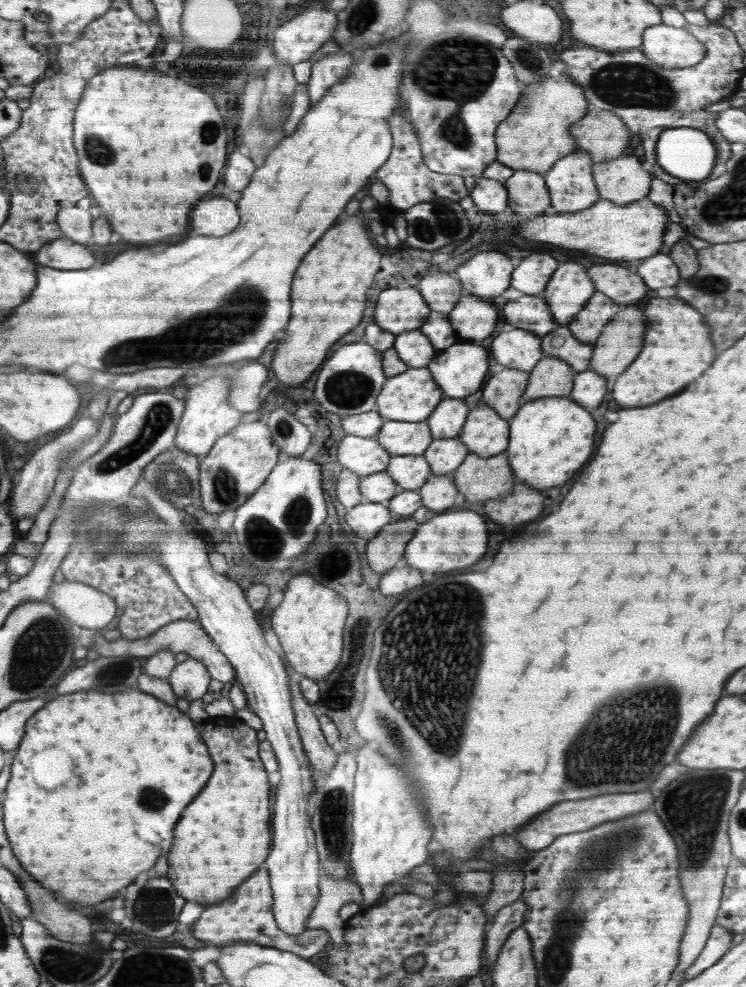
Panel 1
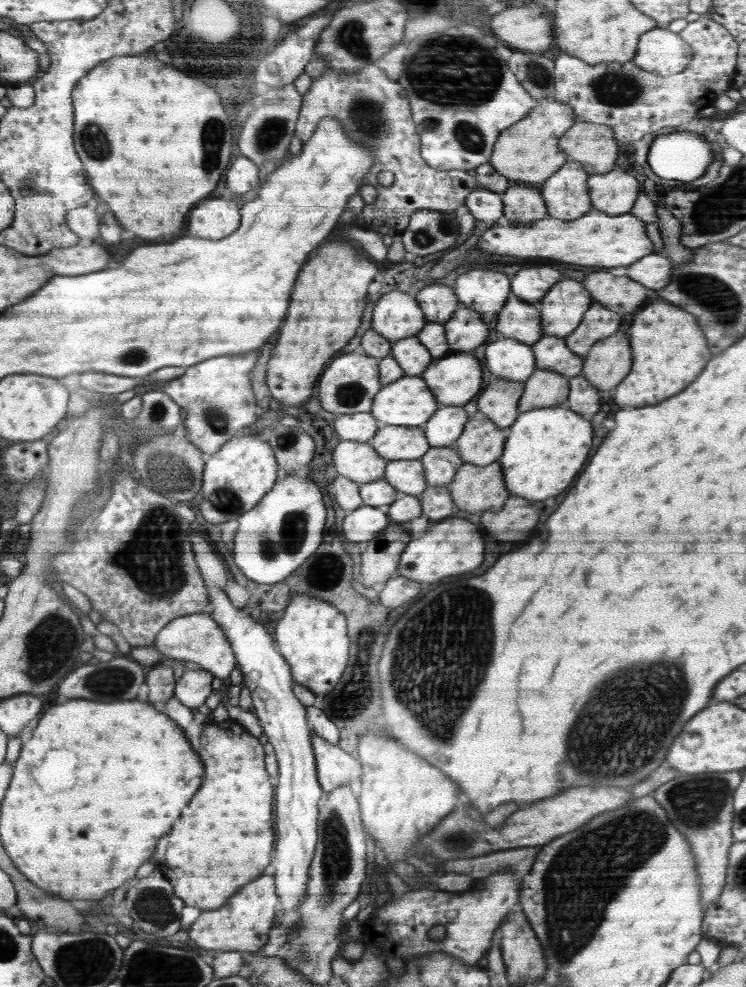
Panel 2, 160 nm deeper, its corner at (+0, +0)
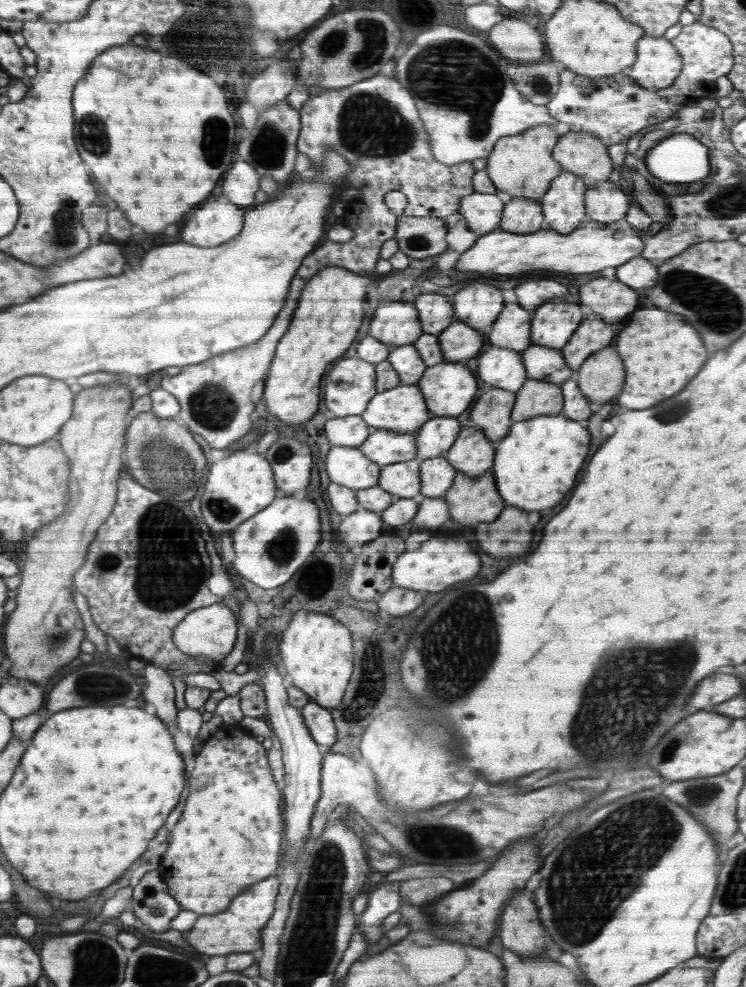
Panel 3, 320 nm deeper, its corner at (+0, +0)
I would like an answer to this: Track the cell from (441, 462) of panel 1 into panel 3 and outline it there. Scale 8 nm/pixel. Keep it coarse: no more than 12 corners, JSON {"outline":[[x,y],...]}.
{"outline":[[444,455],[419,463],[418,504],[452,486],[457,470]]}

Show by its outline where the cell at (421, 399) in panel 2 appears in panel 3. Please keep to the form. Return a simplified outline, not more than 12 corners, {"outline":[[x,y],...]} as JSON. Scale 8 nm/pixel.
{"outline":[[417,384],[377,392],[359,417],[416,435],[432,415]]}

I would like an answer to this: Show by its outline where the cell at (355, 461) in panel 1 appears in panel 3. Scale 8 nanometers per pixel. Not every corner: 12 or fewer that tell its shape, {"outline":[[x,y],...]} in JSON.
{"outline":[[334,446],[331,483],[356,491],[376,486],[381,466],[359,447]]}

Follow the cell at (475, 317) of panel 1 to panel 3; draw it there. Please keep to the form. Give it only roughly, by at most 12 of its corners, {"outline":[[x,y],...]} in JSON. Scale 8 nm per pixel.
{"outline":[[458,320],[437,337],[443,360],[468,363],[482,333]]}

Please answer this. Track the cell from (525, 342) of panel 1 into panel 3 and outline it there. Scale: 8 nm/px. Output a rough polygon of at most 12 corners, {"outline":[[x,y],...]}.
{"outline":[[492,346],[479,358],[485,384],[515,393],[528,380],[521,352]]}

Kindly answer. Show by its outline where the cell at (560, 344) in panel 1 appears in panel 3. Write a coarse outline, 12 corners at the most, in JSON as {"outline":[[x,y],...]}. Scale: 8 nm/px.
{"outline":[[562,349],[521,351],[528,379],[562,384],[575,377]]}

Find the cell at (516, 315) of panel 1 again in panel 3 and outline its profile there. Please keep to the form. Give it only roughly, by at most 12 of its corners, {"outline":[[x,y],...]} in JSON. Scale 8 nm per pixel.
{"outline":[[505,303],[488,334],[491,346],[525,351],[534,310]]}

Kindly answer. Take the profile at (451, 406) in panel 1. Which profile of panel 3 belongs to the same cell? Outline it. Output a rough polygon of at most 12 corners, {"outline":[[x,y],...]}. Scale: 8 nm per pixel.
{"outline":[[432,417],[415,435],[415,460],[444,455],[462,430]]}

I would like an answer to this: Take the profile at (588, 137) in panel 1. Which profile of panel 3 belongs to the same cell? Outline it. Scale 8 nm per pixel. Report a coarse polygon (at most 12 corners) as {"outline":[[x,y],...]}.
{"outline":[[563,129],[552,159],[587,190],[608,181],[608,146]]}

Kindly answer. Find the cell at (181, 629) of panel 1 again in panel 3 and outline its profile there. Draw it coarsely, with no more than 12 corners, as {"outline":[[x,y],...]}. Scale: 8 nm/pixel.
{"outline":[[216,603],[176,626],[180,651],[215,662],[236,642],[232,610]]}

